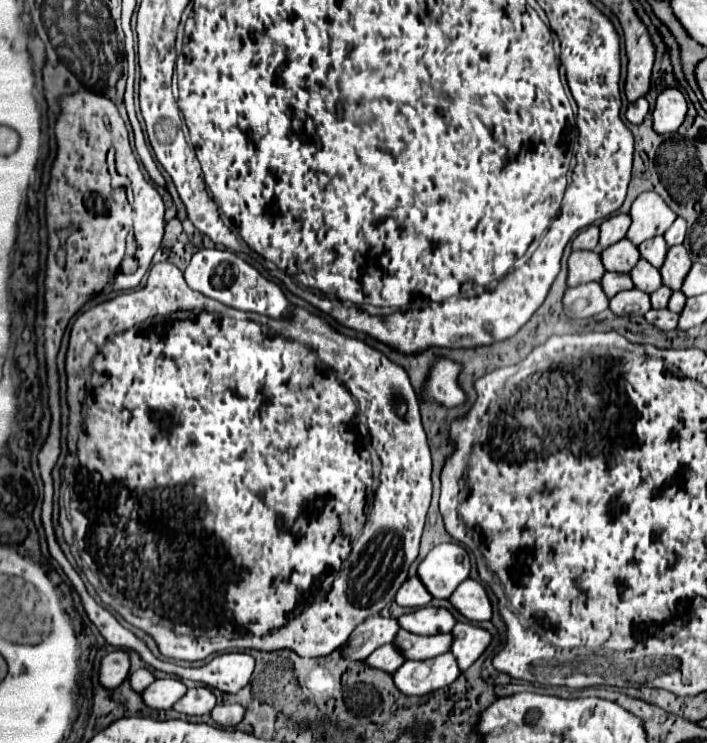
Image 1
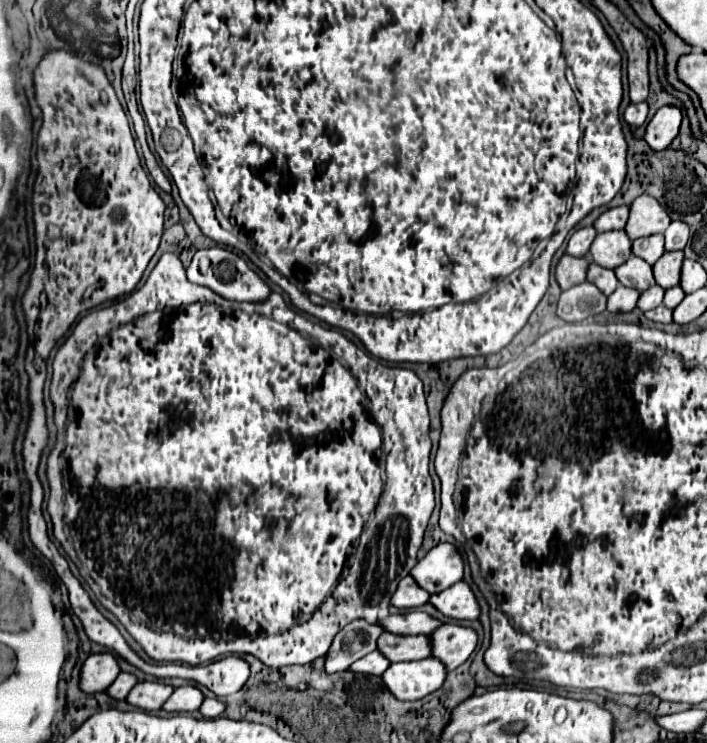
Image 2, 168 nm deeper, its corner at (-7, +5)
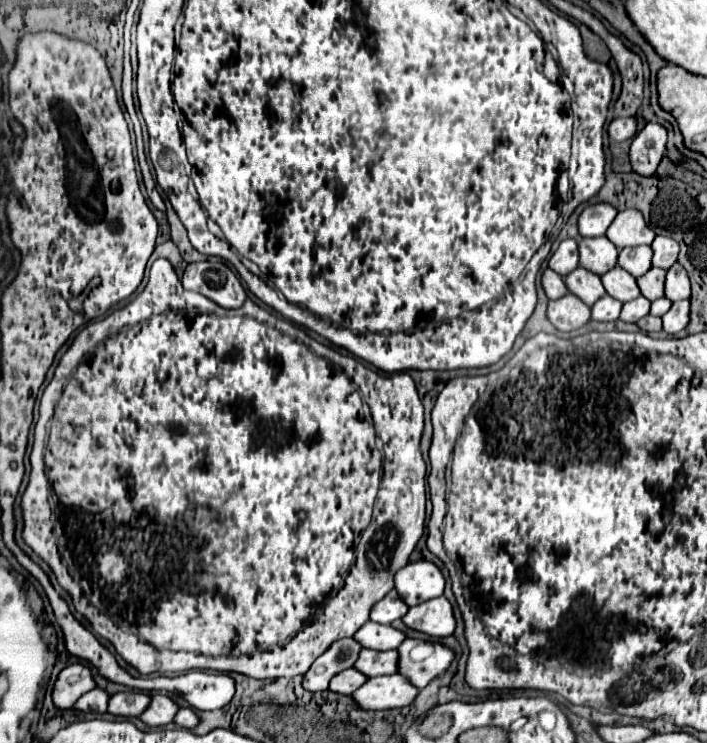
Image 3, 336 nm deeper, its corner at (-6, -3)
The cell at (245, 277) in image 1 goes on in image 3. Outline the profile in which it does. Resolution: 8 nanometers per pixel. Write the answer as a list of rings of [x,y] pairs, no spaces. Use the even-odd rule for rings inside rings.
[[[223,261],[189,263],[183,273],[183,287],[215,301],[225,309],[237,309],[245,301],[245,289]]]

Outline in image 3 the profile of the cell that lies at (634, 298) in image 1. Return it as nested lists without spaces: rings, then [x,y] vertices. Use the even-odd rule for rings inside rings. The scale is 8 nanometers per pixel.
[[[603,295],[595,305],[591,307],[591,319],[593,321],[615,321],[619,317],[621,301],[615,301],[609,295]]]

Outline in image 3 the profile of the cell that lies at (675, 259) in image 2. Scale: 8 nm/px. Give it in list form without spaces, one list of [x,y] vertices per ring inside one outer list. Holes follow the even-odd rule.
[[[651,267],[643,277],[637,279],[637,285],[639,285],[639,291],[645,299],[649,301],[655,301],[659,297],[663,297],[663,277],[665,277],[665,269],[657,269],[657,267]]]

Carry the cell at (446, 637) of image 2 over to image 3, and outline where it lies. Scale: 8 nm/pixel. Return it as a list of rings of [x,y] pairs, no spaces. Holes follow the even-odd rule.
[[[407,639],[399,645],[399,669],[397,673],[407,677],[417,689],[425,687],[437,675],[441,675],[449,663],[455,659],[455,653],[439,643],[425,643],[419,639]]]

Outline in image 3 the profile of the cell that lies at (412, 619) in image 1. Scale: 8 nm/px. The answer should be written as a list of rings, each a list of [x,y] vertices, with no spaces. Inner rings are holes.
[[[367,621],[367,625],[357,629],[353,639],[359,641],[359,645],[363,649],[389,651],[389,649],[397,649],[399,647],[399,643],[405,639],[405,633],[393,629],[391,625],[379,625],[379,623]]]

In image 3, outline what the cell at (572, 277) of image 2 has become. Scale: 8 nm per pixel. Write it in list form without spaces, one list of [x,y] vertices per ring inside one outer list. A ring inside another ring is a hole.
[[[545,269],[545,271],[543,271],[543,275],[541,275],[541,285],[543,285],[543,289],[545,289],[547,299],[559,299],[559,297],[563,297],[563,295],[567,293],[567,287],[565,287],[565,283],[563,283],[563,277],[557,275],[557,273],[553,273],[551,269]]]

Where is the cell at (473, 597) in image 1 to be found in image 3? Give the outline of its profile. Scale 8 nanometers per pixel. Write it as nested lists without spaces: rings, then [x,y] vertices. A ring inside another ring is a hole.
[[[435,597],[423,605],[411,607],[403,617],[403,625],[435,639],[447,637],[455,631],[453,607],[445,597]]]

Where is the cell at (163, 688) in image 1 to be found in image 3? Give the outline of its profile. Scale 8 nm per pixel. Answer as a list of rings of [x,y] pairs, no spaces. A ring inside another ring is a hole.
[[[121,691],[109,697],[107,713],[117,717],[137,717],[149,705],[149,695],[141,691]]]

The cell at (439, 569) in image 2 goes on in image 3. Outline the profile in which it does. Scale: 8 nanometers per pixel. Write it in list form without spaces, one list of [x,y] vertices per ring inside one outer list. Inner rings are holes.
[[[429,561],[409,563],[395,573],[395,591],[409,607],[443,595],[443,589],[445,579]]]

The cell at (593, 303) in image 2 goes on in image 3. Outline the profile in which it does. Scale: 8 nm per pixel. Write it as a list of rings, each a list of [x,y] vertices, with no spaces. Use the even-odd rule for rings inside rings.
[[[563,295],[557,301],[549,301],[547,305],[547,319],[559,329],[559,331],[575,331],[589,323],[591,319],[591,307],[587,307],[579,297],[575,295]]]

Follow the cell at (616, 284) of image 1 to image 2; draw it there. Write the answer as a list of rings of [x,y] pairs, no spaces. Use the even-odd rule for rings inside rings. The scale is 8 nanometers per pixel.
[[[590,263],[588,281],[592,281],[604,295],[612,295],[616,291],[616,287],[620,285],[616,281],[616,273],[612,269],[604,269],[604,267],[596,265],[596,263]]]

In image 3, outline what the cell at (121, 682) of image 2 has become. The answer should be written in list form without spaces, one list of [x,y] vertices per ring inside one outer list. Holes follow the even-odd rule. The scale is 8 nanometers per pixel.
[[[91,689],[83,697],[79,697],[79,701],[75,701],[73,709],[83,711],[83,713],[89,713],[89,711],[91,713],[105,713],[107,699],[109,699],[109,695],[103,689]]]

